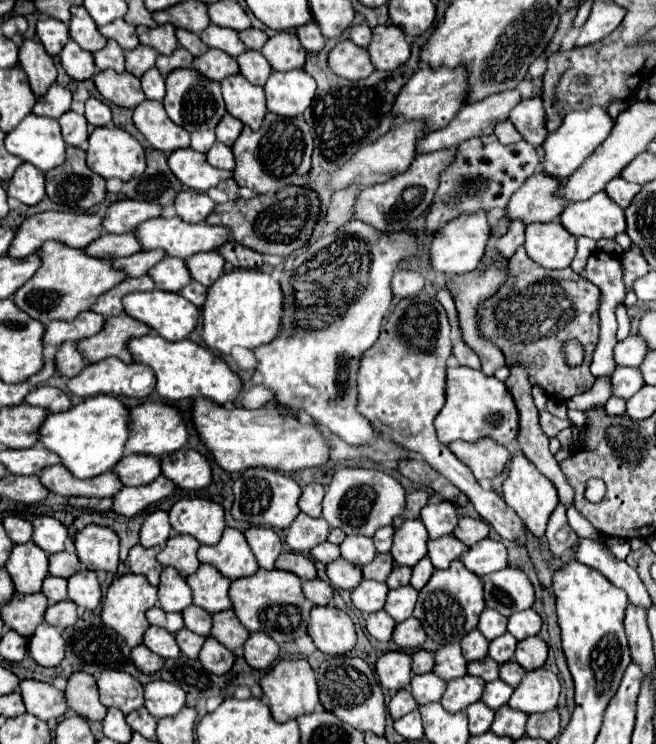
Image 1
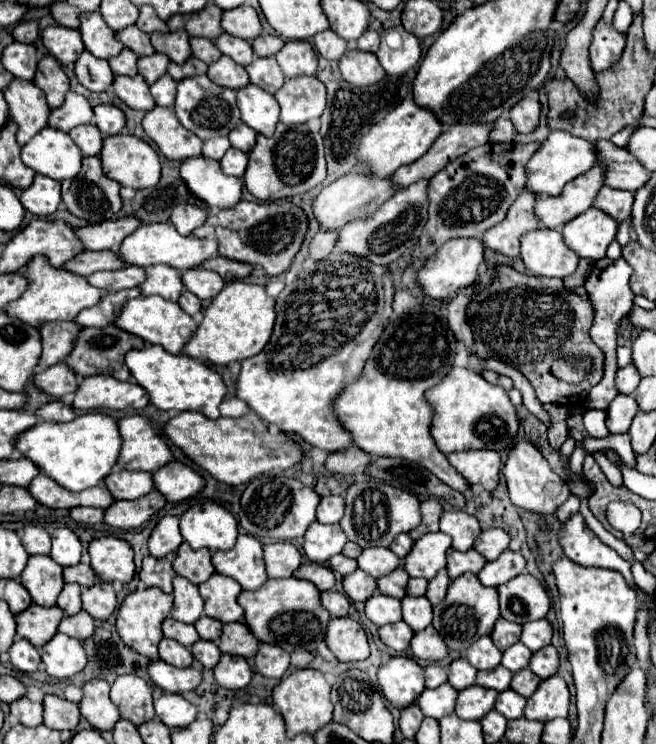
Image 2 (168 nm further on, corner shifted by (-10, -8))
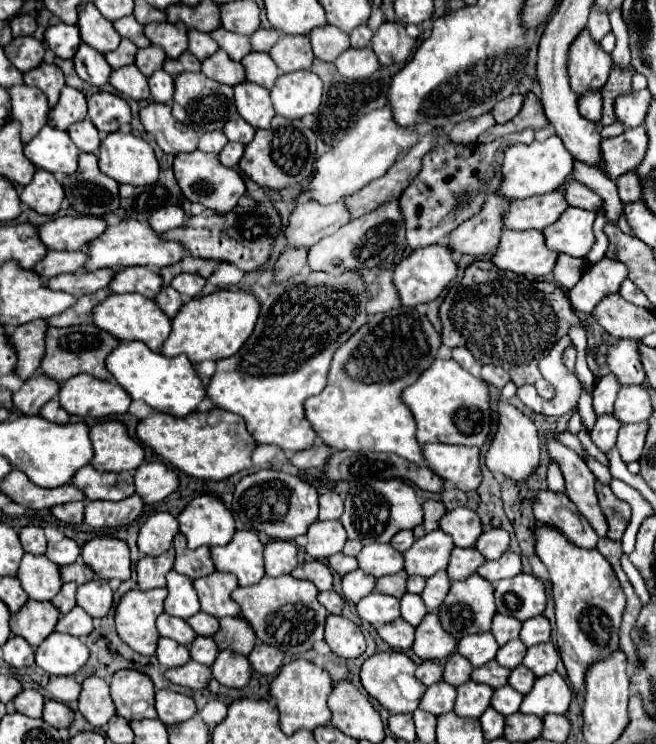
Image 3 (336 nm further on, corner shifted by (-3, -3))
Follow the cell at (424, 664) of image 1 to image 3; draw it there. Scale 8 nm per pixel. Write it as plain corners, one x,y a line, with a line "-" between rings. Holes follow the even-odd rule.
424,661
416,669
416,679
420,683
424,683
426,687
430,687
430,685
442,681
442,667
436,661

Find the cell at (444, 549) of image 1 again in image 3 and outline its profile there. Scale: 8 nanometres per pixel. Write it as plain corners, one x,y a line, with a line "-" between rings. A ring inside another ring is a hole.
454,547
452,557
450,557
450,565
448,565
448,575
452,581
464,581
470,575
476,573
476,569
484,563
484,555
478,549
460,549

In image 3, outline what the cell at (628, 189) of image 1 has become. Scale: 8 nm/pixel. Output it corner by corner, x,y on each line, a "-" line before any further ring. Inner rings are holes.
568,179
568,183
564,183
564,199
570,207
580,207
586,211
598,211
602,207
602,199
574,179

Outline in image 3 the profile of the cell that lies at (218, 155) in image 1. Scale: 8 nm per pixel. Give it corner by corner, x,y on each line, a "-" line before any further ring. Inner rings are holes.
226,143
224,151
220,151
220,161
226,167
236,167
238,161
242,159
242,153
244,153
244,145
240,145
240,143

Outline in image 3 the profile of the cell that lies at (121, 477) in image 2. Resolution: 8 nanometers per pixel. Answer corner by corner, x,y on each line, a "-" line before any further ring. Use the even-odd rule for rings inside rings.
92,465
80,467
80,471
72,477
72,485
78,487
90,501
122,501
134,493
132,473
100,473

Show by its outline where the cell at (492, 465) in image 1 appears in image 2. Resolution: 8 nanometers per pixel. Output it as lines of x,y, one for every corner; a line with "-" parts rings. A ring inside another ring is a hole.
463,450
451,452
447,458
471,484
479,484
485,490
497,488
501,470
501,454
497,450

